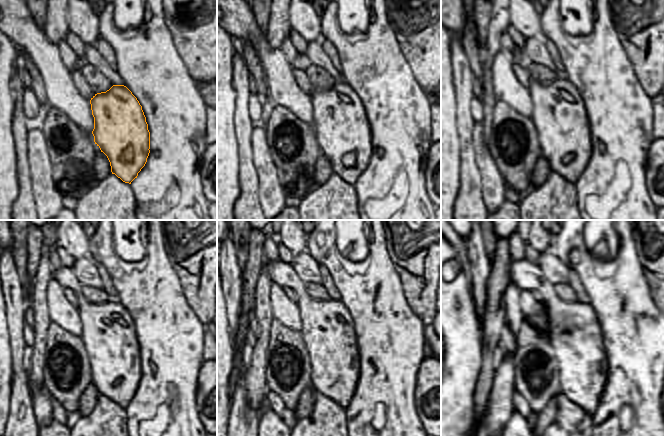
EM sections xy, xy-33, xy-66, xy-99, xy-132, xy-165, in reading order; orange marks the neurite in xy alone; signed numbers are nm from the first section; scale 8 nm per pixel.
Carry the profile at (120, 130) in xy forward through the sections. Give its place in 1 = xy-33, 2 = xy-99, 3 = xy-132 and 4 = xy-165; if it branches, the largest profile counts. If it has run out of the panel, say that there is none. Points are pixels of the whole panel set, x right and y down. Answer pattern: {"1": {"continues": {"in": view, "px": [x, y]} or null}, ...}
{"1": {"continues": {"in": "xy-33", "px": [341, 126]}}, "2": {"continues": {"in": "xy-99", "px": [108, 332]}}, "3": {"continues": {"in": "xy-132", "px": [328, 330]}}, "4": {"continues": {"in": "xy-165", "px": [564, 314]}}}

